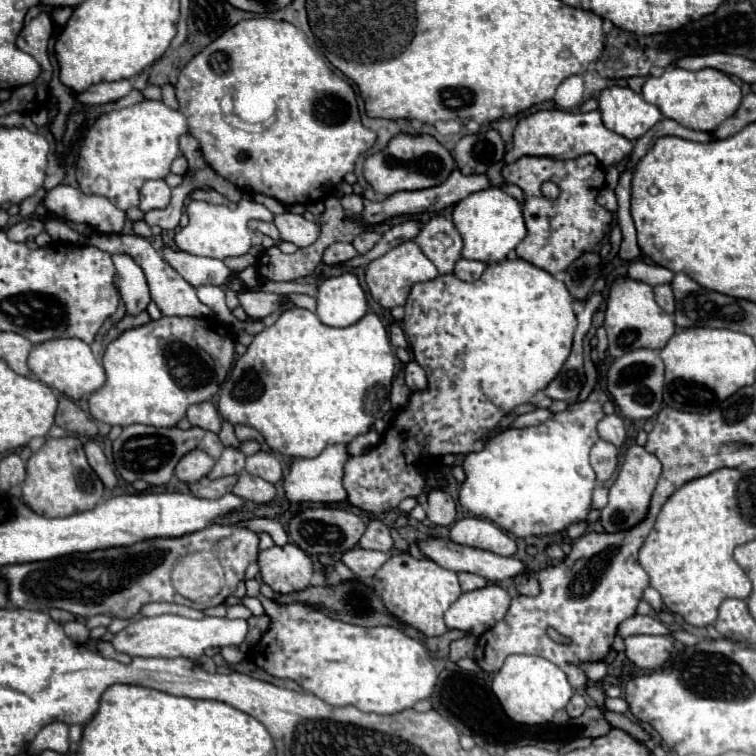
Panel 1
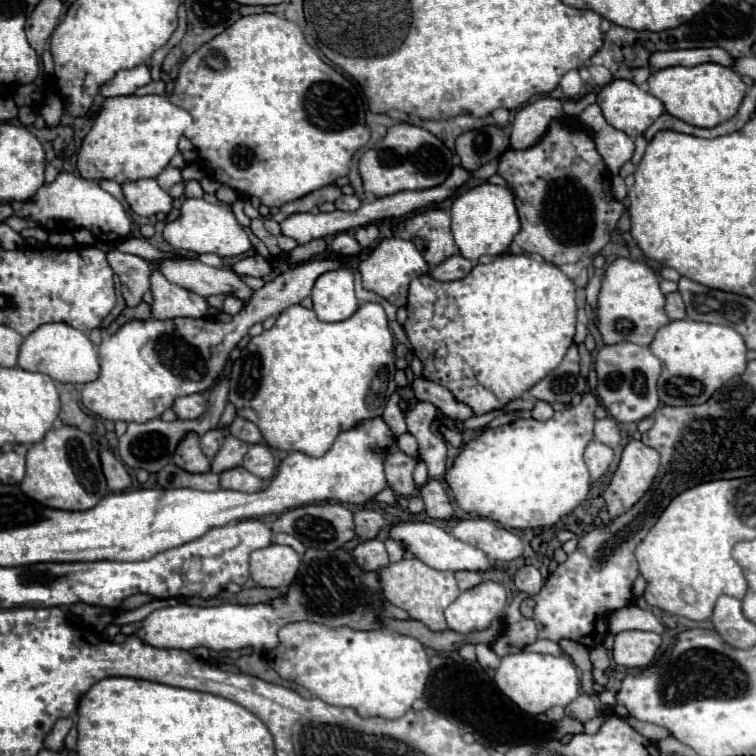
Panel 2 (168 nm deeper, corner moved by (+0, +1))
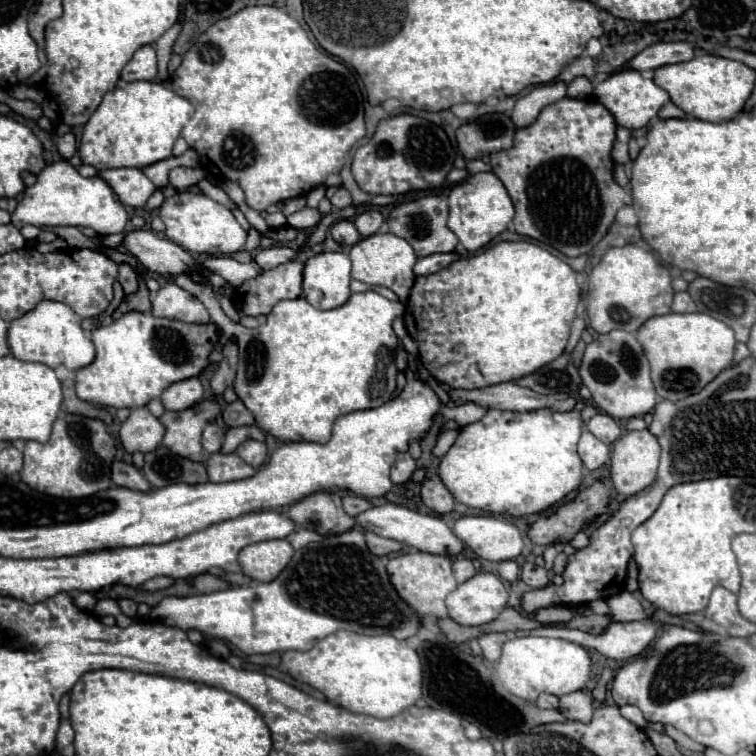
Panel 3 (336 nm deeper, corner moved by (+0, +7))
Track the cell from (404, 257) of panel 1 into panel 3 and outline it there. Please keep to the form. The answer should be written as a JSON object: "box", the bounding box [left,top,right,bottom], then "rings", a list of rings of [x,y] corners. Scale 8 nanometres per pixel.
{"box":[349,233,417,303],"rings":[[[375,233],[371,237],[357,241],[357,245],[351,247],[349,255],[351,255],[351,263],[353,263],[353,269],[351,269],[353,279],[363,281],[367,285],[389,287],[399,295],[401,303],[407,301],[409,289],[413,287],[413,281],[415,281],[413,265],[417,261],[417,255],[413,253],[413,247],[405,239],[391,235],[391,233]]]}

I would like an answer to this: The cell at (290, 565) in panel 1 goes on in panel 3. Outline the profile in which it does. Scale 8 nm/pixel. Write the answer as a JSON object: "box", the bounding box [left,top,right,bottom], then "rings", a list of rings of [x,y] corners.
{"box":[239,539,293,581],"rings":[[[285,539],[259,541],[239,551],[239,563],[245,575],[255,581],[273,581],[293,557],[293,547]]]}

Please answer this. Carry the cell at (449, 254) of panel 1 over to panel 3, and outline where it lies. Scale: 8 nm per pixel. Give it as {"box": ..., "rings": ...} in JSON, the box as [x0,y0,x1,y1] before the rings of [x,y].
{"box":[389,195,459,257],"rings":[[[423,195],[419,199],[403,201],[395,205],[389,219],[389,233],[403,237],[417,253],[417,257],[427,257],[433,253],[451,253],[459,243],[457,235],[447,227],[447,201],[437,195]]]}

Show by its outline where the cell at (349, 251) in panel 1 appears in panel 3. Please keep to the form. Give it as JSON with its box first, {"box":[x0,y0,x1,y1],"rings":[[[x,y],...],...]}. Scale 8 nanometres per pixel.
{"box":[331,219,361,245],"rings":[[[347,219],[337,221],[337,223],[331,227],[331,237],[333,237],[339,245],[355,245],[355,243],[361,239],[361,235],[357,233],[357,227],[355,227],[351,221],[347,221]]]}

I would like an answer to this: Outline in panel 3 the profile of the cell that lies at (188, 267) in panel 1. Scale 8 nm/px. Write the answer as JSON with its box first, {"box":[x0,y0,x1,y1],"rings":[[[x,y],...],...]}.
{"box":[257,245,295,269],"rings":[[[273,245],[269,249],[263,249],[257,255],[257,263],[261,269],[273,269],[281,263],[287,263],[295,257],[295,251],[291,247],[283,247],[283,245]]]}

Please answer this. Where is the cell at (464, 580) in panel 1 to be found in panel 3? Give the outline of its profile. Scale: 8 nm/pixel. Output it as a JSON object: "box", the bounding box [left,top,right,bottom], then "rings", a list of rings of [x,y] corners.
{"box":[453,559,477,583],"rings":[[[455,559],[455,561],[453,561],[453,575],[455,575],[455,579],[457,579],[459,583],[467,581],[467,579],[473,577],[475,573],[477,573],[477,571],[475,571],[475,567],[473,567],[471,561],[467,561],[467,559]]]}

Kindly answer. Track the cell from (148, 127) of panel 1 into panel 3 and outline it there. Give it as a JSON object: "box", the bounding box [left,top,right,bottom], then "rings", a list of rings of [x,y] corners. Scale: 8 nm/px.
{"box":[79,79,195,171],"rings":[[[157,79],[119,85],[103,95],[101,105],[85,123],[79,157],[99,171],[117,167],[143,169],[145,165],[171,157],[173,143],[193,113],[195,109],[189,99],[179,97]]]}

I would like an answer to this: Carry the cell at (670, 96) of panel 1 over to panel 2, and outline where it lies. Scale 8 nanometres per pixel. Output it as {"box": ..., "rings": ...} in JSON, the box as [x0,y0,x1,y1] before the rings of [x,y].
{"box":[649,63,745,127],"rings":[[[703,63],[697,67],[667,67],[655,71],[649,77],[649,93],[665,105],[669,115],[695,127],[717,127],[737,113],[745,95],[745,83],[729,67]]]}

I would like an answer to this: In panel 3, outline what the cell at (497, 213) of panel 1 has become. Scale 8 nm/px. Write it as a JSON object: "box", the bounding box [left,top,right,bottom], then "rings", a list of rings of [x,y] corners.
{"box":[449,173,515,251],"rings":[[[475,173],[453,185],[449,191],[449,229],[459,237],[467,251],[479,251],[493,237],[505,231],[515,215],[511,197],[505,185],[493,173]]]}

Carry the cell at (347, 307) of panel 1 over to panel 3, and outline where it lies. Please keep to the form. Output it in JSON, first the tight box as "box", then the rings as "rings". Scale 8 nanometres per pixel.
{"box":[303,251,351,309],"rings":[[[323,251],[303,265],[303,295],[317,309],[341,307],[349,295],[351,259],[343,251]]]}

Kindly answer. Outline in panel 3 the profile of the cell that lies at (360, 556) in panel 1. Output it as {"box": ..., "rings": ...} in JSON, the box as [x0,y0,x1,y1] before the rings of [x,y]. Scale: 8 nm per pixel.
{"box":[365,531,403,555],"rings":[[[365,531],[365,539],[367,539],[367,545],[369,545],[369,551],[377,553],[377,555],[391,555],[391,553],[397,553],[397,551],[403,549],[403,543],[379,537],[371,531]]]}

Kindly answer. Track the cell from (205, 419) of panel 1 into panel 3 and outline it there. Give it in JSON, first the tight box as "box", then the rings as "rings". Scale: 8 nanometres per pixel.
{"box":[161,377,203,411],"rings":[[[197,377],[177,381],[161,393],[161,403],[167,411],[181,411],[203,399],[203,385]]]}

